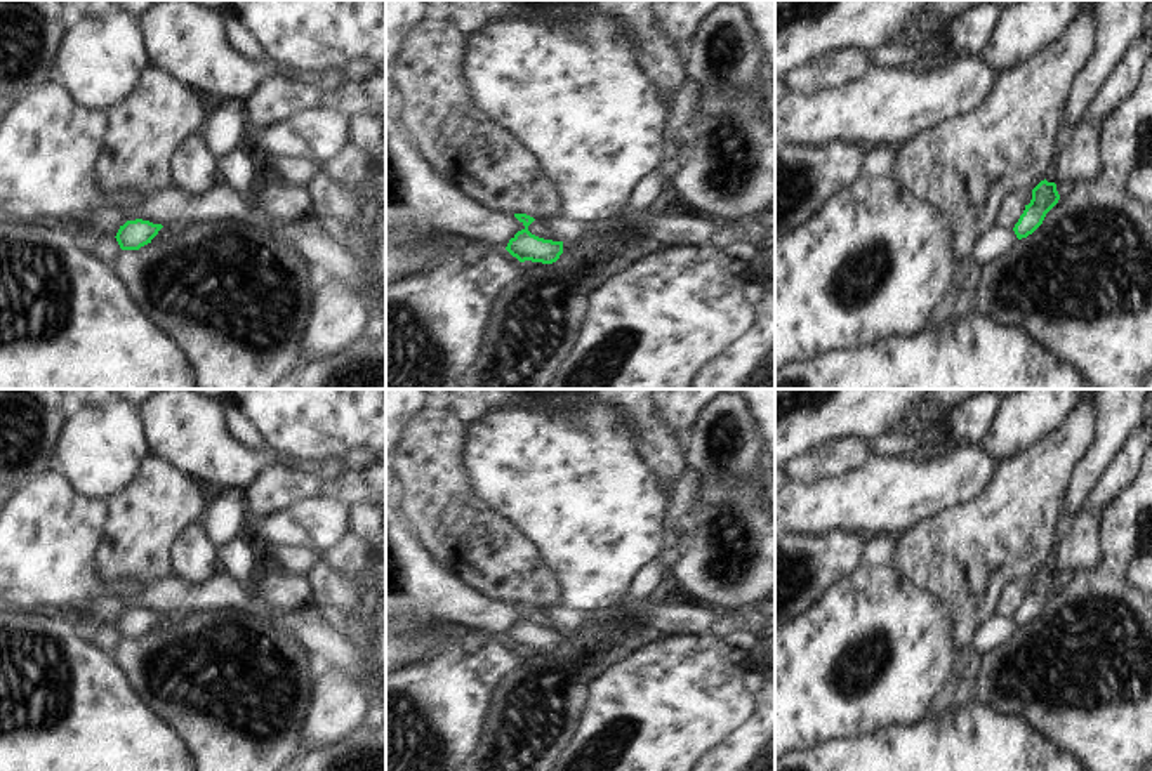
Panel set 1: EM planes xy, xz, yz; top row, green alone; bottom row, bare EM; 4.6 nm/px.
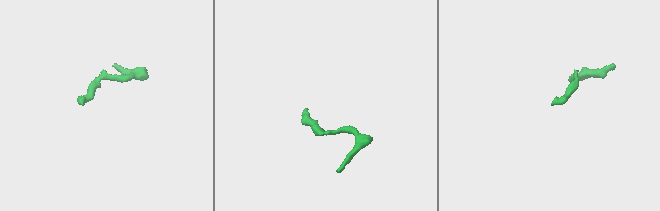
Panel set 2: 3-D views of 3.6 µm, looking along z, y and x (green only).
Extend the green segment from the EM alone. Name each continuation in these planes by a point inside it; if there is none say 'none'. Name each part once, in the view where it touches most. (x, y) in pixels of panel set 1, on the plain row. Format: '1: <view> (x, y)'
none

